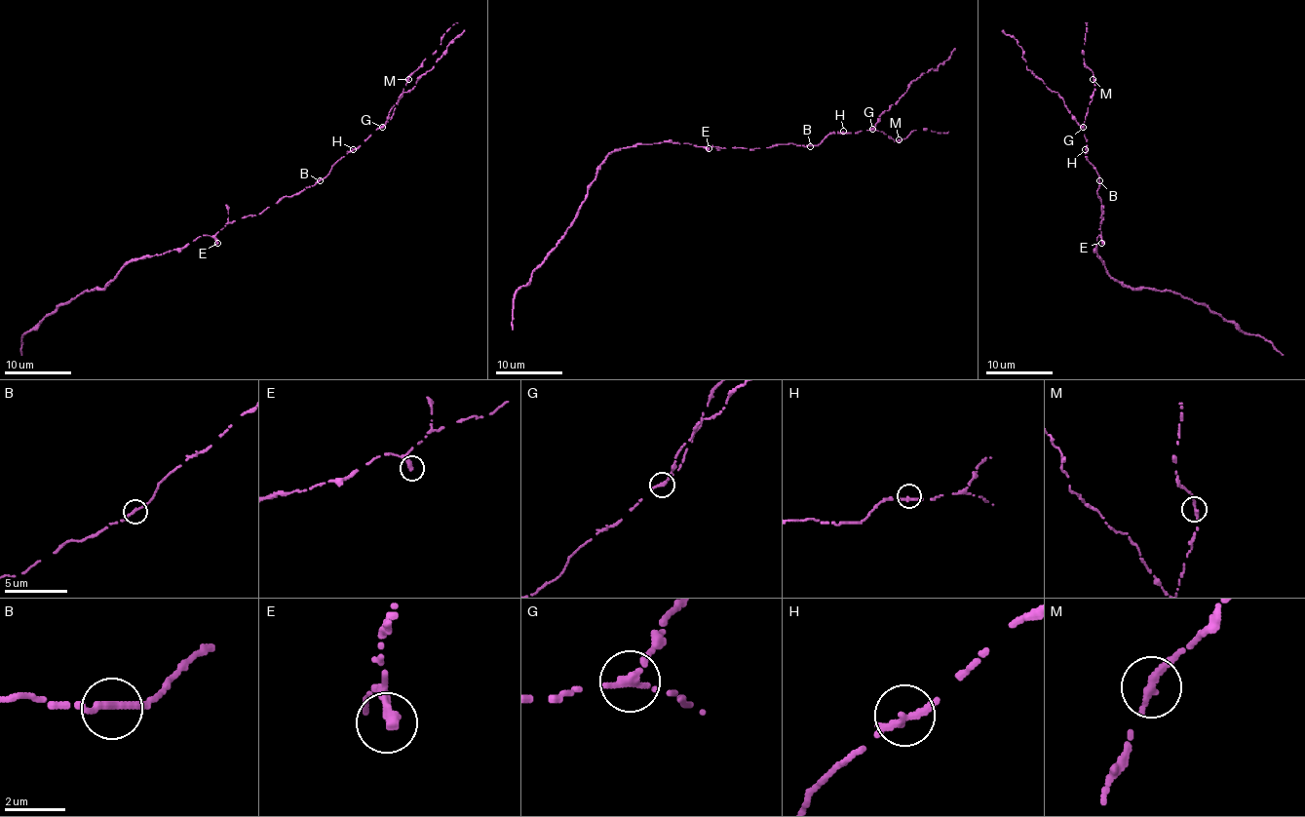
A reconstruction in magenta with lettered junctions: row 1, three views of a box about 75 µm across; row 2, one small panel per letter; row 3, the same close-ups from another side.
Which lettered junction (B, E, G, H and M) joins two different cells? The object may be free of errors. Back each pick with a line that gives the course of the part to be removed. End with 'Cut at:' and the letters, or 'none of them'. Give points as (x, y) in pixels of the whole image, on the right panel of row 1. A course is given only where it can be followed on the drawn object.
G: (1083, 128), (1061, 97), (1026, 67), (1017, 42), (1001, 30)
Cut at: G

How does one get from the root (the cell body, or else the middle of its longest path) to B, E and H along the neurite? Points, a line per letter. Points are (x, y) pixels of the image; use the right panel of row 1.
B: (1099, 226), (1103, 214), (1096, 192), (1099, 180)
E: (1099, 226), (1101, 243)
H: (1099, 226), (1103, 214), (1096, 192), (1099, 175), (1087, 159), (1085, 149)

